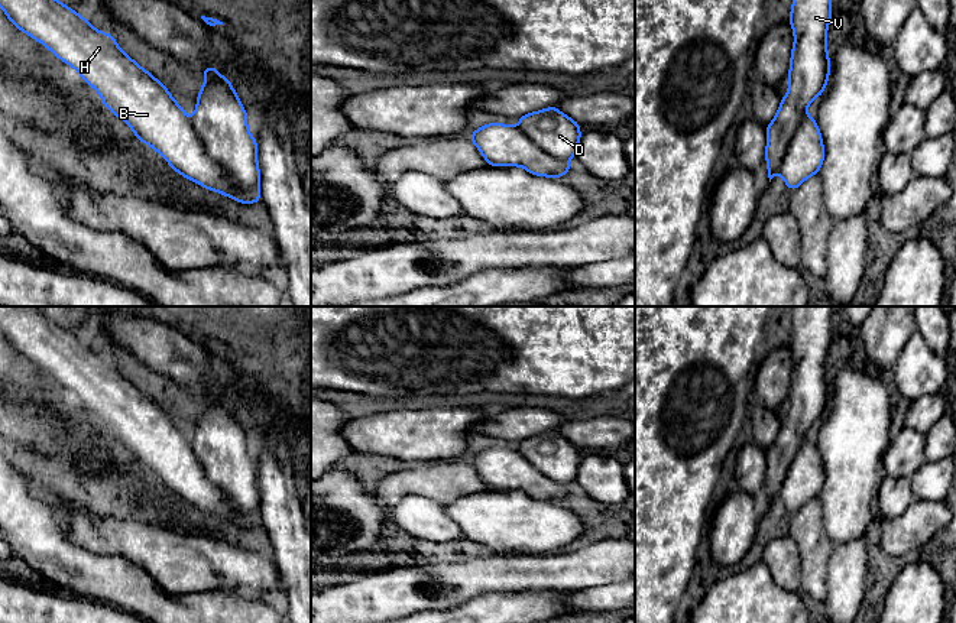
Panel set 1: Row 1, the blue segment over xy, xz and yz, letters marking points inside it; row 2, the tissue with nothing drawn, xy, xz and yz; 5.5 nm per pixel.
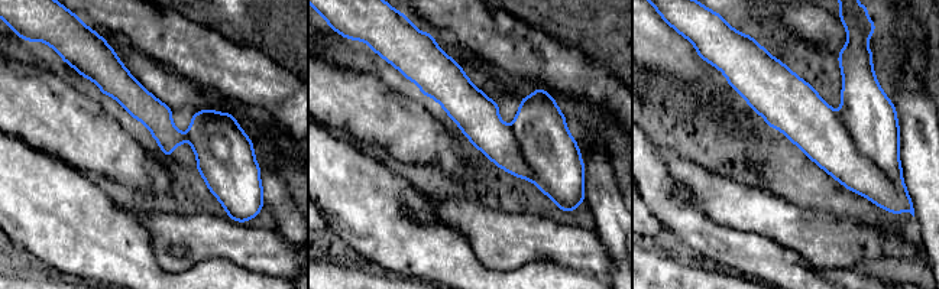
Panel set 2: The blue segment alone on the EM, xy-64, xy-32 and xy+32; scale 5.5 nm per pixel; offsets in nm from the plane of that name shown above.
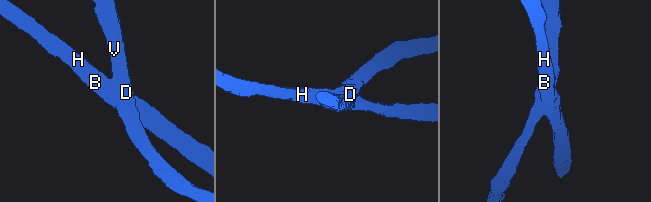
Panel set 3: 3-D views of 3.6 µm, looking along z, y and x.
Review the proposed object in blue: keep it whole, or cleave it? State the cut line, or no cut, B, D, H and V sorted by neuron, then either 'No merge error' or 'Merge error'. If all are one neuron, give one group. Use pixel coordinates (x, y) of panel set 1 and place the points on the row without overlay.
Split along xy (190, 441), (204, 474), (223, 493), (230, 509), (249, 526). Groups: B H / D V. Merge error

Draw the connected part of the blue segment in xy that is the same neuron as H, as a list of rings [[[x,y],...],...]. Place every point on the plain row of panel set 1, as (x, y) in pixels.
[[[0,306],[0,332],[3,332],[3,334],[4,334],[4,337],[6,337],[6,340],[7,340],[7,341],[9,341],[9,344],[10,344],[10,345],[12,345],[12,347],[13,347],[13,348],[14,348],[14,350],[16,350],[16,351],[17,351],[17,353],[19,353],[19,354],[22,354],[22,356],[25,356],[25,357],[26,357],[26,358],[29,358],[29,360],[30,360],[30,361],[33,361],[33,363],[35,363],[35,364],[38,364],[38,366],[39,366],[39,367],[43,367],[43,369],[45,369],[45,370],[46,370],[46,371],[48,371],[48,374],[51,374],[51,376],[52,376],[52,377],[54,377],[54,379],[55,379],[55,380],[56,380],[56,382],[59,382],[59,383],[61,383],[61,384],[62,384],[62,386],[65,386],[65,387],[68,387],[68,389],[69,389],[69,390],[72,390],[72,392],[74,392],[74,393],[75,393],[75,395],[77,395],[77,396],[78,396],[78,398],[80,398],[80,399],[81,399],[81,400],[82,400],[82,403],[84,403],[84,405],[85,405],[85,406],[87,406],[87,408],[88,408],[88,409],[90,409],[90,411],[93,411],[93,412],[94,412],[94,413],[95,413],[95,415],[97,415],[97,416],[98,416],[98,419],[100,419],[100,422],[101,422],[101,425],[103,425],[103,428],[104,428],[104,429],[106,429],[106,431],[107,431],[107,432],[108,432],[108,434],[110,434],[110,435],[111,435],[111,438],[113,438],[113,439],[117,439],[117,441],[120,441],[120,442],[121,442],[121,444],[123,444],[123,445],[124,445],[124,447],[126,447],[126,448],[127,448],[127,450],[129,450],[129,451],[130,451],[130,452],[132,452],[132,454],[133,454],[133,455],[135,455],[135,460],[136,460],[136,461],[137,461],[137,463],[139,463],[139,464],[140,464],[140,465],[142,465],[142,467],[146,467],[146,468],[148,468],[148,470],[150,470],[150,471],[152,471],[152,473],[155,473],[155,474],[156,474],[156,476],[158,476],[158,477],[159,477],[159,478],[161,478],[161,480],[162,480],[162,481],[163,481],[163,483],[165,483],[165,484],[166,484],[166,486],[168,486],[168,487],[169,487],[169,490],[172,490],[172,491],[174,491],[174,494],[175,494],[175,496],[178,496],[178,497],[179,497],[179,499],[182,499],[182,500],[185,500],[185,502],[188,502],[188,503],[189,503],[189,504],[192,504],[192,506],[197,506],[197,507],[200,507],[200,509],[201,509],[201,510],[202,510],[202,512],[205,512],[205,513],[210,513],[210,515],[215,515],[215,516],[218,516],[218,517],[223,517],[223,519],[226,519],[226,520],[229,520],[229,522],[233,522],[233,523],[236,523],[236,525],[239,525],[239,526],[240,526],[240,528],[252,528],[252,526],[262,526],[262,523],[260,523],[260,519],[259,519],[259,517],[255,517],[255,519],[253,519],[253,522],[252,522],[252,525],[250,525],[250,526],[244,526],[244,525],[243,525],[243,522],[242,522],[242,519],[240,519],[240,517],[239,517],[239,516],[237,516],[237,515],[236,515],[236,512],[233,512],[233,510],[231,510],[231,507],[230,507],[230,502],[229,502],[229,500],[227,500],[227,499],[226,499],[226,496],[224,496],[224,493],[223,493],[223,491],[221,491],[221,490],[220,490],[220,489],[218,489],[218,487],[217,487],[217,486],[215,486],[215,484],[214,484],[214,483],[211,483],[211,481],[210,481],[210,480],[208,480],[208,478],[207,478],[207,476],[205,476],[205,471],[204,471],[204,467],[202,467],[202,464],[201,464],[201,461],[200,461],[200,460],[198,460],[198,458],[197,458],[197,455],[195,455],[195,452],[194,452],[194,450],[192,450],[192,445],[191,445],[191,441],[188,441],[188,439],[187,439],[187,438],[185,438],[185,435],[184,435],[184,432],[182,432],[182,431],[181,431],[181,429],[179,429],[179,428],[178,428],[178,426],[176,426],[176,424],[175,424],[175,422],[174,422],[174,421],[172,421],[172,419],[171,419],[171,416],[169,416],[169,415],[168,415],[168,413],[166,413],[166,411],[165,411],[165,409],[163,409],[163,408],[162,408],[162,406],[161,406],[161,405],[158,405],[158,403],[156,403],[156,402],[155,402],[155,400],[153,400],[153,399],[152,399],[152,398],[150,398],[150,396],[149,396],[149,395],[146,395],[146,393],[143,393],[143,392],[142,392],[142,390],[140,390],[140,389],[139,389],[139,387],[137,387],[137,386],[135,386],[135,384],[133,384],[133,383],[132,383],[132,382],[130,382],[130,380],[129,380],[129,379],[126,379],[126,377],[124,377],[124,376],[123,376],[123,374],[121,374],[121,373],[120,373],[120,370],[119,370],[119,369],[117,369],[117,366],[116,366],[116,364],[114,364],[114,361],[113,361],[113,358],[110,358],[110,357],[106,357],[106,356],[101,356],[101,354],[97,354],[97,353],[94,353],[94,351],[93,351],[93,348],[91,348],[91,345],[90,345],[90,344],[87,344],[87,343],[84,343],[84,341],[82,341],[82,340],[81,340],[81,338],[78,338],[78,337],[77,337],[77,335],[75,335],[75,334],[72,334],[72,332],[69,332],[69,331],[68,331],[68,330],[65,330],[65,328],[64,328],[64,327],[61,327],[61,325],[59,325],[59,324],[56,324],[56,322],[55,322],[55,321],[52,321],[52,319],[49,319],[49,318],[48,318],[48,317],[46,317],[46,315],[45,315],[45,314],[42,314],[42,312],[39,312],[39,311],[38,311],[38,309],[33,309],[33,308],[32,308],[32,306]]]

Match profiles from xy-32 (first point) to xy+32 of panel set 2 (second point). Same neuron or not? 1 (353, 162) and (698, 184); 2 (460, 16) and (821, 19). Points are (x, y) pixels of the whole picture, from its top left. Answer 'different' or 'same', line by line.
1: different
2: same

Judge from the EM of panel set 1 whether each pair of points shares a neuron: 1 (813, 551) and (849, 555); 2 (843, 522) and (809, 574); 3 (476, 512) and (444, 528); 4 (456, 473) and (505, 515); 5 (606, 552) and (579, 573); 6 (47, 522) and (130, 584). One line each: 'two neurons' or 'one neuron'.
1: two neurons
2: two neurons
3: two neurons
4: two neurons
5: one neuron
6: one neuron

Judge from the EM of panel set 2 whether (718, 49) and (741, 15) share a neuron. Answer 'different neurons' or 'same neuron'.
same neuron

